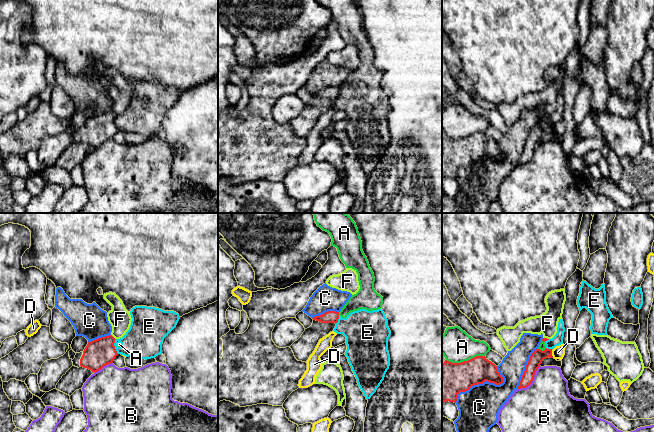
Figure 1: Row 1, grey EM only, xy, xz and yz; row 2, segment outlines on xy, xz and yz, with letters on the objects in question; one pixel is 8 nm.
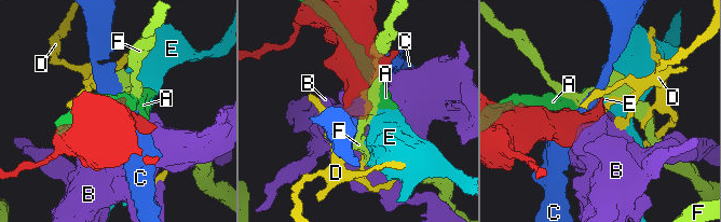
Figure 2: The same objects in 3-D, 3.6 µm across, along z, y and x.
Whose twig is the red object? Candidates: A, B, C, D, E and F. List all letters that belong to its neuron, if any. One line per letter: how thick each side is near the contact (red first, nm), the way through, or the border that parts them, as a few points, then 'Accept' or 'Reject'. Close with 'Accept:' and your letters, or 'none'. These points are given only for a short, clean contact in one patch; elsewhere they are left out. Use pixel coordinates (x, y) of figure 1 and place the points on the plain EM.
A: Thickness 300 nm (red) against 260 nm. Reject
B: Thickness 110 nm (red) against 460 nm. Reject
C: Thickness 260 nm (red) against 320 nm. Reject
D: Thickness 110 nm (red) against 100 nm. Boundary: yz (551, 126), (553, 133). Reject
E: Thickness 220 nm (red) against 300 nm. Boundary: xy (115, 115), (114, 122), (118, 129). Reject
F: Thickness 220 nm (red) against 180 nm. Boundary: xy (111, 110), (115, 115). Reject
Accept: none

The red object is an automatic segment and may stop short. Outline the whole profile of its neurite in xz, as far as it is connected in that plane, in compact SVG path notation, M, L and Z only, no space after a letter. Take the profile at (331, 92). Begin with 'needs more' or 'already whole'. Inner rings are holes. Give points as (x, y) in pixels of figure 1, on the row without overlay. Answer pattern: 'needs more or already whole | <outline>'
needs more | M328 87L312 95L312 101L305 105L301 113L290 122L298 137L307 138L319 116L334 107L339 88Z

